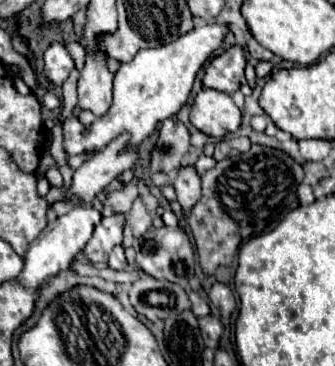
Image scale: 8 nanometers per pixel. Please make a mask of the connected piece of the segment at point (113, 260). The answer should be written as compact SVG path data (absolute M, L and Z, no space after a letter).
M115 246L115 248L111 250L107 264L109 264L109 268L113 268L113 270L125 270L125 268L127 268L123 246Z

